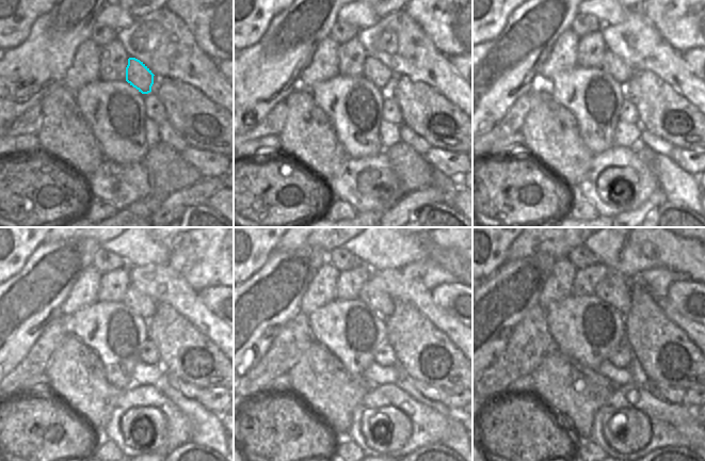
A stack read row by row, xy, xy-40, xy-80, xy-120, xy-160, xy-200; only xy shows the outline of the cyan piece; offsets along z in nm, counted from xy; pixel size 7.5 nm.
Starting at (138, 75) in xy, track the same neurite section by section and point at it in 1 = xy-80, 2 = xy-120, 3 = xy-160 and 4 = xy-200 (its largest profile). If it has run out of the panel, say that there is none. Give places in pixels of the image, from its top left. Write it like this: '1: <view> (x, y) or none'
1: xy-80 (621, 72)
2: xy-120 (140, 303)
3: xy-160 (378, 300)
4: xy-200 (614, 289)

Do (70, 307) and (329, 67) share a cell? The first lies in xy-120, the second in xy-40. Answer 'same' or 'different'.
same

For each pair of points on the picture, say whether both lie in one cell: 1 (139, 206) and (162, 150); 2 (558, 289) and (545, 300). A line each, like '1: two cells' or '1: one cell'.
1: one cell
2: one cell

